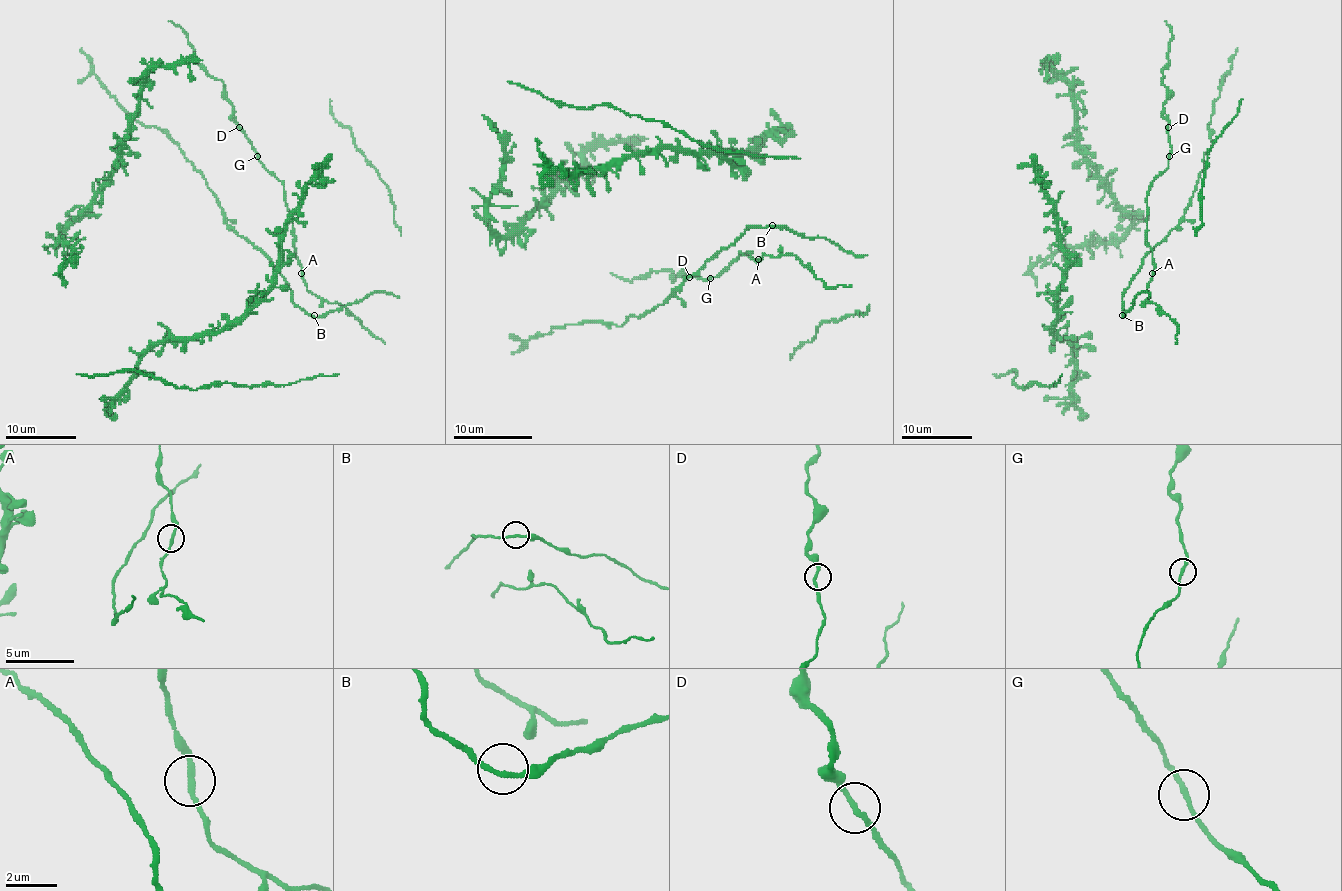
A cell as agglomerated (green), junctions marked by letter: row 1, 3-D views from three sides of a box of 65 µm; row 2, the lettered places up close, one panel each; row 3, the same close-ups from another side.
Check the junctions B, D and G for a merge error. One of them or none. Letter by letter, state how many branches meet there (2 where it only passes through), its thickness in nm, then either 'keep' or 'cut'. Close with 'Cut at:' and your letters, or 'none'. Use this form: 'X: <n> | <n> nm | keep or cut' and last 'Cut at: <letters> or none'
B: 2 | 190 nm | keep
D: 2 | 190 nm | keep
G: 2 | 190 nm | keep
Cut at: none

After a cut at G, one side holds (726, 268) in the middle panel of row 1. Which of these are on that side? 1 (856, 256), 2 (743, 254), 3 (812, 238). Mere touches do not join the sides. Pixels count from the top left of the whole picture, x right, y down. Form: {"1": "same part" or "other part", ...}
{"1": "other part", "2": "same part", "3": "other part"}

